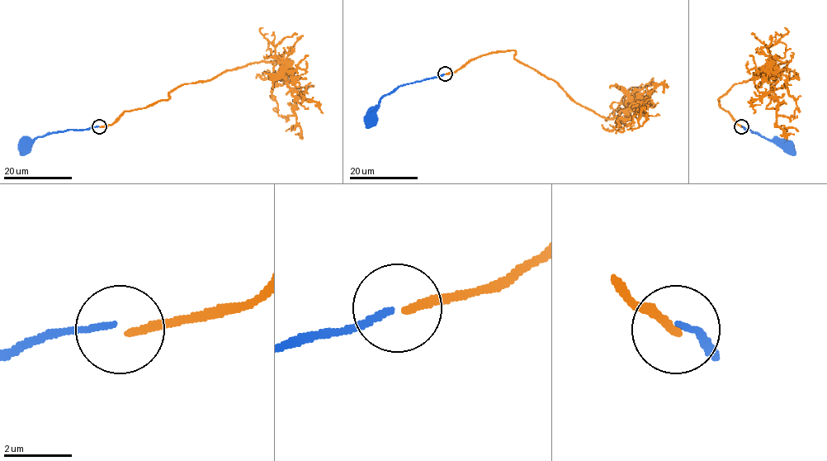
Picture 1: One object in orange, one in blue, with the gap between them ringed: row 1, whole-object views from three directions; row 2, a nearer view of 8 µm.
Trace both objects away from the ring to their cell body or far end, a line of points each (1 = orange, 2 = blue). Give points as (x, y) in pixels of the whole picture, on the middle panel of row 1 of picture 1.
1: (445, 74), (470, 59), (513, 50), (513, 57), (601, 116), (614, 118), (638, 102), (639, 125), (631, 130)
2: (444, 74), (398, 86), (380, 100), (375, 116), (370, 120)

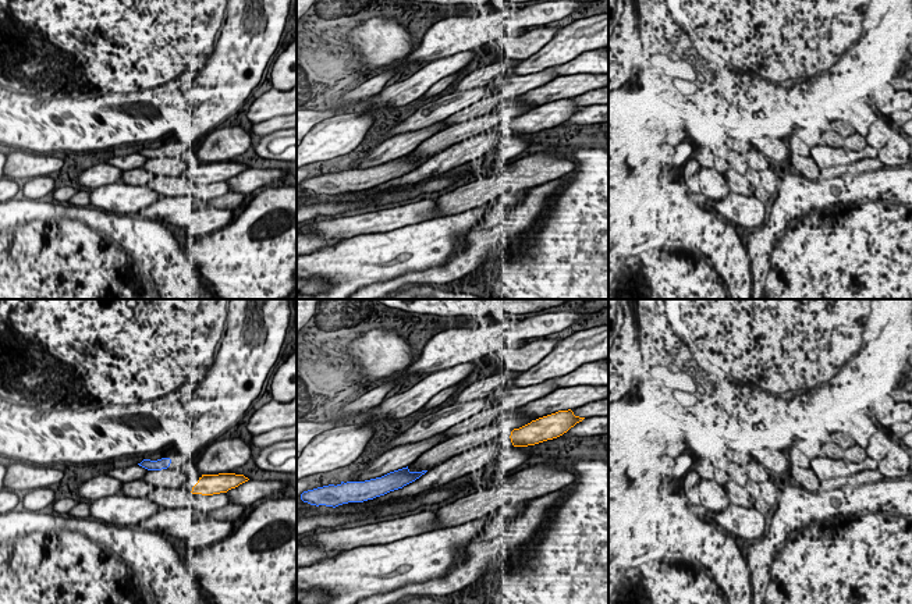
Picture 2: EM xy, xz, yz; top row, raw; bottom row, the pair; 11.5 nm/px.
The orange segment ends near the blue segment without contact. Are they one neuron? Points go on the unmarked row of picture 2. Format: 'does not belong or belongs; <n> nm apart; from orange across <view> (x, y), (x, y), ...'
does not belong; 380 nm apart; from orange across xy (192, 176), (169, 153)

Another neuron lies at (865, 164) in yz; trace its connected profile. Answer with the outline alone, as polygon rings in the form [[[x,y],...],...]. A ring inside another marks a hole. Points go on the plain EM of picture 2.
[[[862,159],[860,161],[854,164],[854,170],[856,173],[862,173],[862,171],[869,173],[883,167],[884,164],[880,161],[880,159]]]

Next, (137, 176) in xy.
[[[132,168],[123,171],[120,180],[120,182],[127,185],[148,185],[153,180],[153,174],[143,168]]]

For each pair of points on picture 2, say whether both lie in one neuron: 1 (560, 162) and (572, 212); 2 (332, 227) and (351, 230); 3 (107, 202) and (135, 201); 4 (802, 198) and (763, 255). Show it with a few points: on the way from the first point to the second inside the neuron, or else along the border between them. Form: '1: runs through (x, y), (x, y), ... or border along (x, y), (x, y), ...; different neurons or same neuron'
1: border along (563, 152), (577, 164), (575, 170); different neurons
2: runs through (336, 228), (347, 228); same neuron
3: runs through (114, 201), (128, 201); same neuron
4: runs through (788, 212), (769, 233), (767, 241); same neuron

